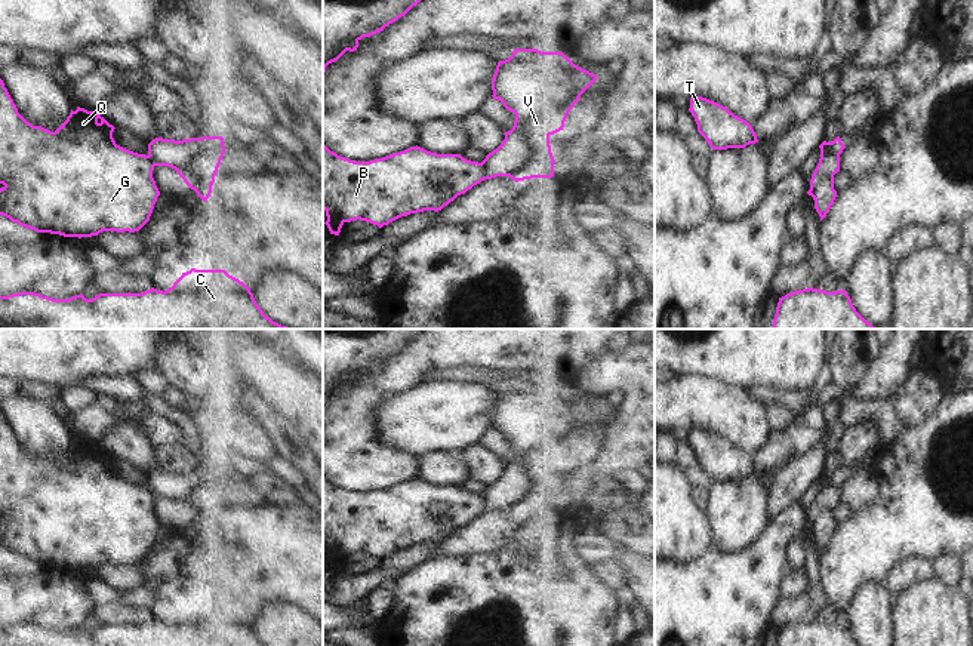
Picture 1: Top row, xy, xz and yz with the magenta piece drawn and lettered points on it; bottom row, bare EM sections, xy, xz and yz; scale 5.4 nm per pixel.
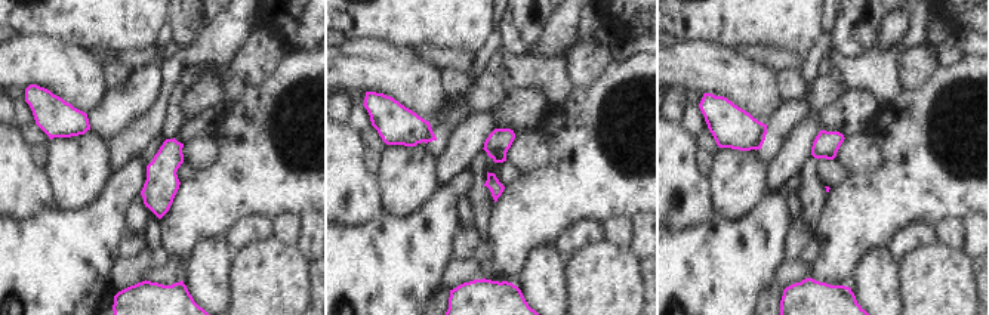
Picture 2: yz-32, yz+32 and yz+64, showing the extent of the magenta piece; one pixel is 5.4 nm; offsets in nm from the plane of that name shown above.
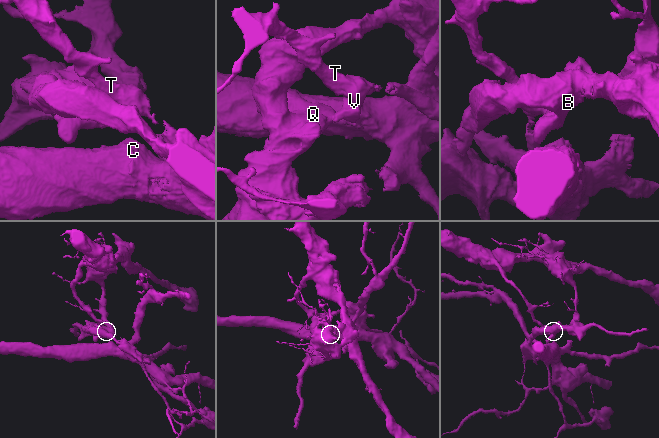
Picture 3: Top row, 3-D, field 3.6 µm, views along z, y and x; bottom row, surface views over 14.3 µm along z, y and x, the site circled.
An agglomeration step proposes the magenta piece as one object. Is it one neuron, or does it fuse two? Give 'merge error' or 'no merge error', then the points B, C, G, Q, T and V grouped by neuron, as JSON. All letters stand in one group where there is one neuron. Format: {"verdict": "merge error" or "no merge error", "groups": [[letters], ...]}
{"verdict": "merge error", "groups": [["B", "G", "Q"], ["C", "T", "V"]]}

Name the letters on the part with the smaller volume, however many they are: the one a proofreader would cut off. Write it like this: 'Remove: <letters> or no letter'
Remove: B, G, Q

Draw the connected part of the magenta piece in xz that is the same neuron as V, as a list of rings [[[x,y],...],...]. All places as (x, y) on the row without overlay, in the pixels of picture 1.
[[[514,381],[512,387],[499,393],[492,410],[493,431],[515,446],[514,458],[505,464],[502,476],[489,484],[481,493],[484,511],[509,508],[515,514],[532,510],[552,510],[554,489],[551,484],[549,468],[563,462],[569,443],[579,433],[581,427],[597,412],[597,407],[575,397],[561,384],[541,384],[538,381]]]

